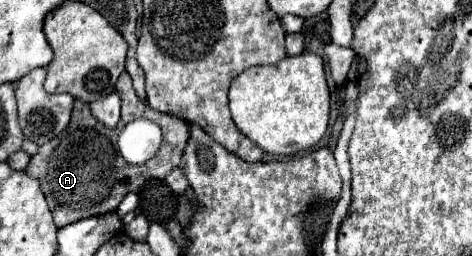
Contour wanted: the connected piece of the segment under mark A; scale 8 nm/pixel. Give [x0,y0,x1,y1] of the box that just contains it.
[24,73,188,227]

